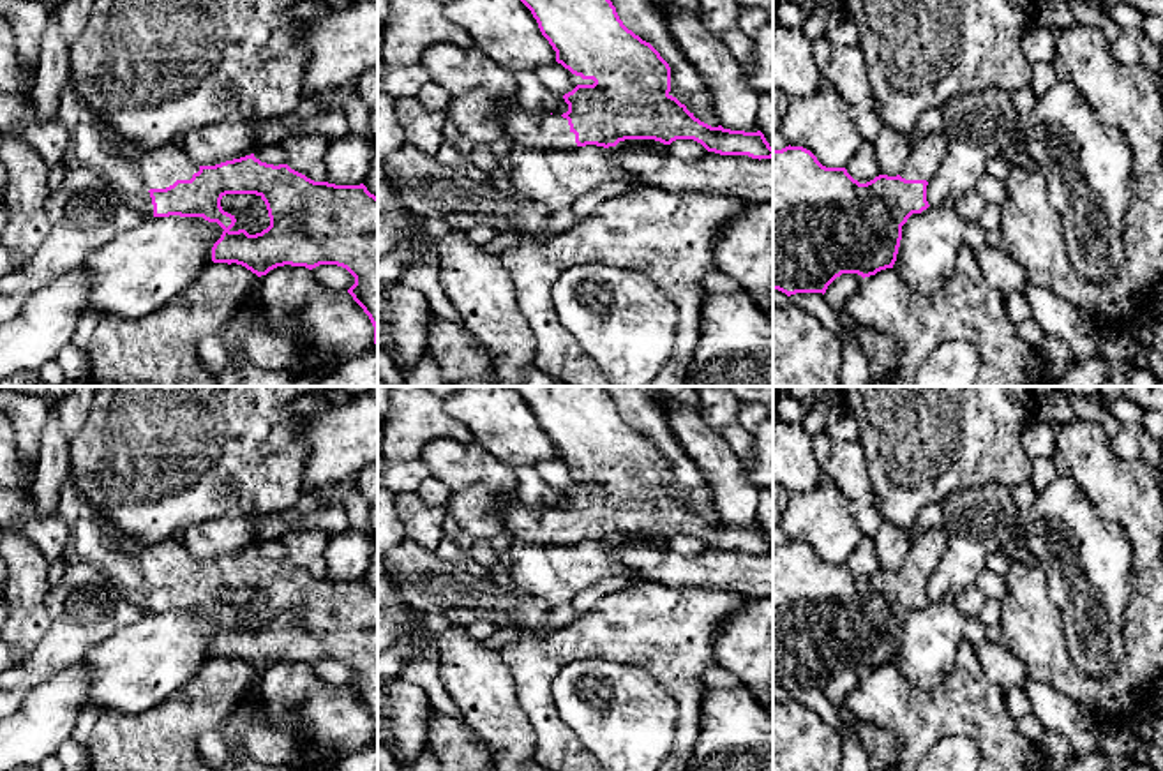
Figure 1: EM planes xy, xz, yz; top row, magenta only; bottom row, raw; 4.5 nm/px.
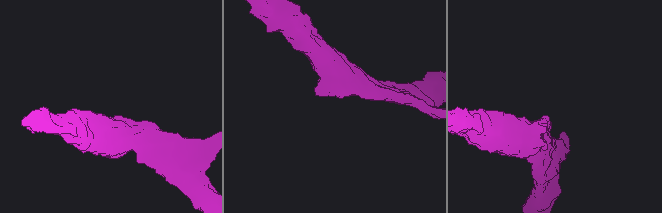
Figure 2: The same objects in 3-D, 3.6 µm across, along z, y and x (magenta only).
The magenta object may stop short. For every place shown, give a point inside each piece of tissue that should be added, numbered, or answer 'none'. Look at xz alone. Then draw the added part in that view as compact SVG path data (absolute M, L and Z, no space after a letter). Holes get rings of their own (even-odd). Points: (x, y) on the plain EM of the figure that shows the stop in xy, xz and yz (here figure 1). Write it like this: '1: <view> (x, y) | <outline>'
1: xz (523, 523) | M512 505L499 512L498 529L521 542L577 543L575 529L570 526L568 515L559 508Z

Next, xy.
1: xy (124, 563) | M71 476L60 487L56 512L69 528L65 563L94 566L125 600L146 612L154 612L150 584L166 584L176 575L191 575L199 566L180 536L159 540L148 547L127 538L101 517Z

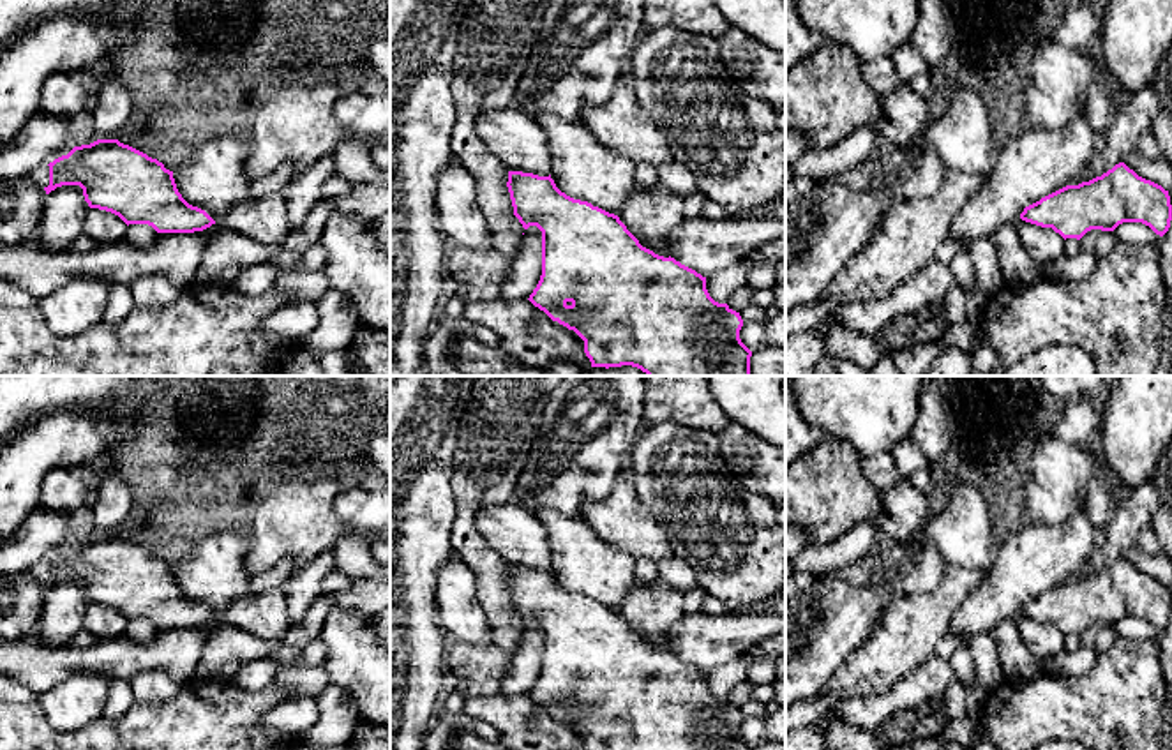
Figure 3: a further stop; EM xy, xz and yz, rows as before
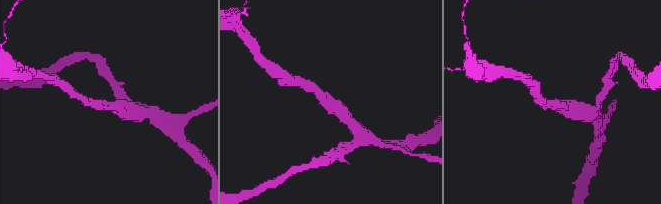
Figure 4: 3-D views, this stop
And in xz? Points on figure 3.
none

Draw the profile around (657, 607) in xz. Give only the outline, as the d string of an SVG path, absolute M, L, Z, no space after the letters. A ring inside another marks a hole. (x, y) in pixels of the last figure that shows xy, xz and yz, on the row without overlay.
M658 577L650 586L635 582L618 612L642 642L669 653L665 632L683 619L683 598L683 591Z

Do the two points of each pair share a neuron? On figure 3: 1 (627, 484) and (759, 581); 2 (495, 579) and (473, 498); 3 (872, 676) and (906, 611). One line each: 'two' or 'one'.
1: two
2: one
3: one

